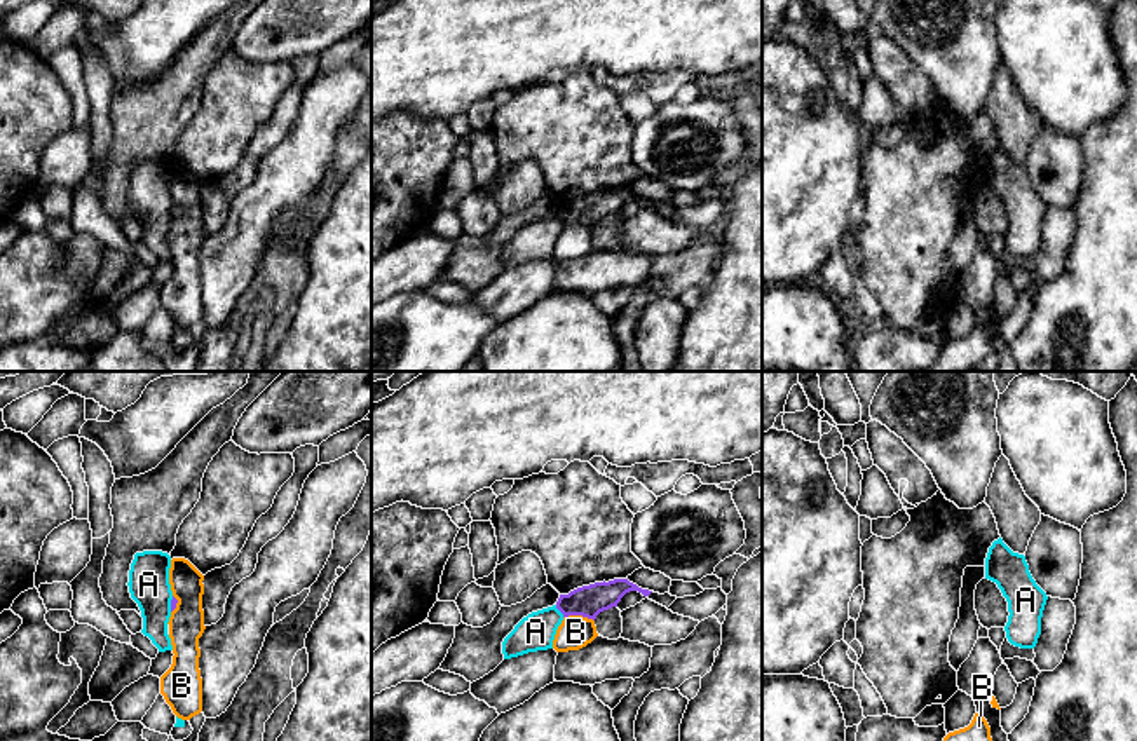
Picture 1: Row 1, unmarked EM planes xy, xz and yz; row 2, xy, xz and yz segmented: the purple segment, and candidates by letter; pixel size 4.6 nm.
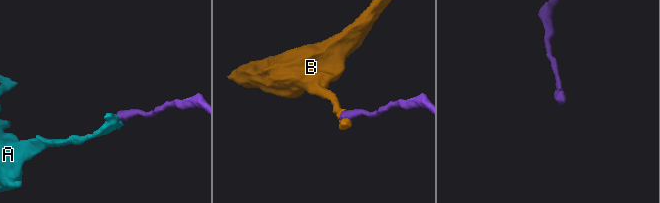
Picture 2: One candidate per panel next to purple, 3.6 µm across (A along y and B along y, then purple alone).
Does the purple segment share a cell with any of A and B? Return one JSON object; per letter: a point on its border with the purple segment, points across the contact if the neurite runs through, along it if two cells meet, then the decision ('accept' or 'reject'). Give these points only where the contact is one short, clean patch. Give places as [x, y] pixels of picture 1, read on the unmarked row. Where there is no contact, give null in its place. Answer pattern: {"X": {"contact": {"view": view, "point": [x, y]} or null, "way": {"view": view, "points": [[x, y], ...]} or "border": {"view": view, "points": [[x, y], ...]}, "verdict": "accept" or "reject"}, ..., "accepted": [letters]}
{"A": {"contact": {"view": "xz", "point": [558, 218]}, "border": {"view": "xz", "points": [[555, 215], [564, 225]]}, "verdict": "reject"}, "B": {"contact": {"view": "xz", "point": [579, 224]}, "border": {"view": "xz", "points": [[564, 225], [586, 225], [593, 231]]}, "verdict": "reject"}, "accepted": []}

